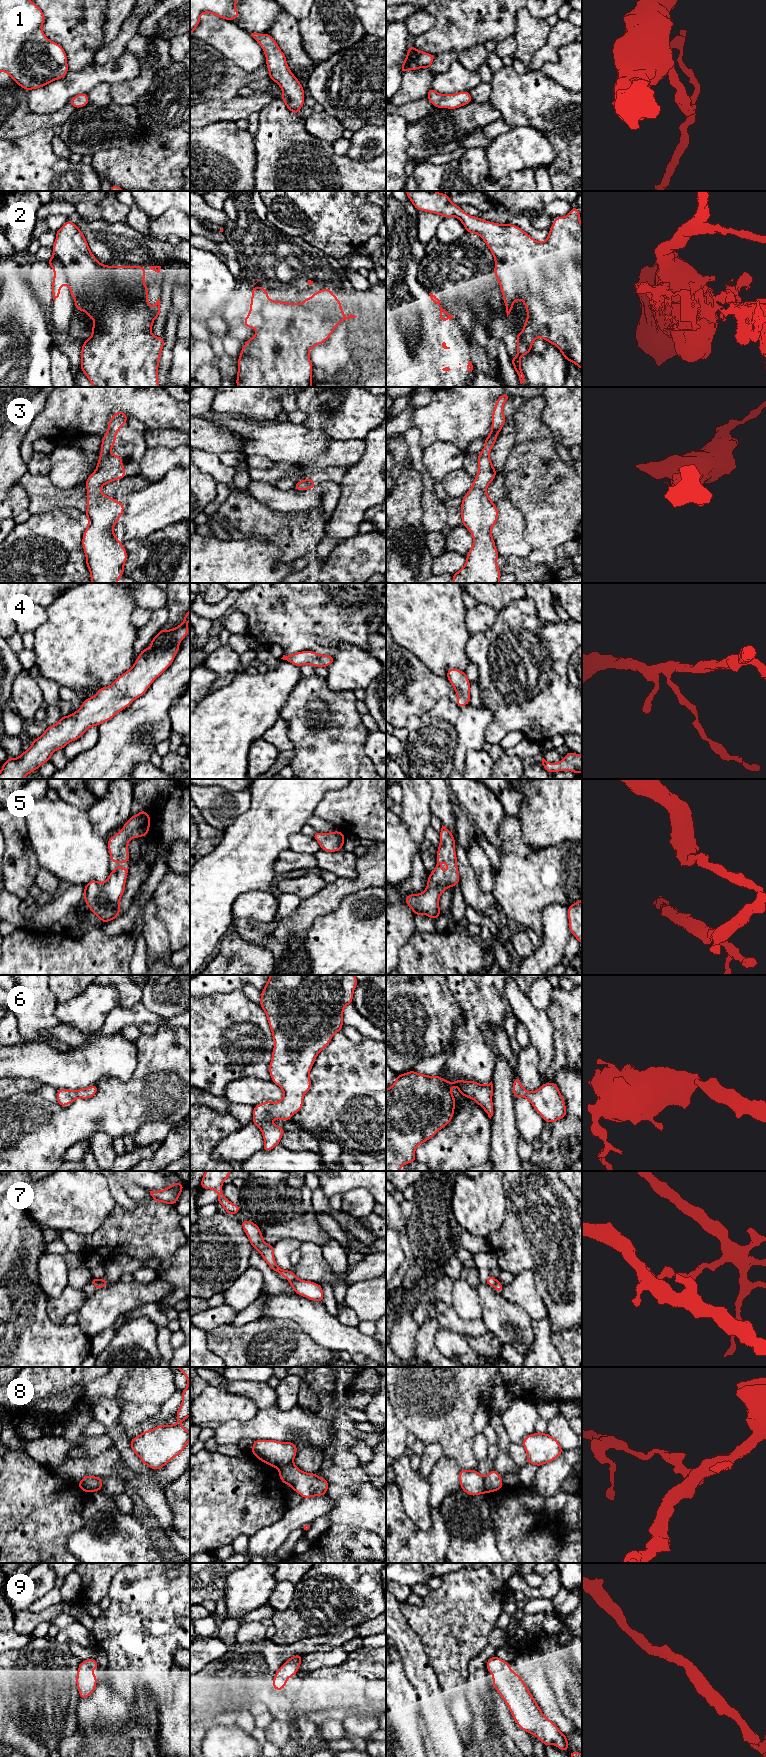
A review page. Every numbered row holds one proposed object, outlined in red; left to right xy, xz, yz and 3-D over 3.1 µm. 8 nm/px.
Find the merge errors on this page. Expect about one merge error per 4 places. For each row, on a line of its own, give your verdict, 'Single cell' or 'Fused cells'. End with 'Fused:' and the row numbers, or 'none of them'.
1: Single cell
2: Fused cells
3: Single cell
4: Single cell
5: Single cell
6: Single cell
7: Fused cells
8: Fused cells
9: Single cell
Fused: 2, 7, 8

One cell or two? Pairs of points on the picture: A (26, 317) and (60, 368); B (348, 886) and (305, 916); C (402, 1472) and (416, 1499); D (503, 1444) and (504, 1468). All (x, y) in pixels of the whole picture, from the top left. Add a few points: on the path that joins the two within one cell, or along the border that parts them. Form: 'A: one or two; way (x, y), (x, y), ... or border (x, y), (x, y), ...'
A: two; border (53, 345), (50, 349), (50, 376)
B: one; way (337, 891), (325, 902), (316, 905)
C: one; way (406, 1479), (414, 1488), (414, 1492)
D: one; way (503, 1450), (503, 1462)

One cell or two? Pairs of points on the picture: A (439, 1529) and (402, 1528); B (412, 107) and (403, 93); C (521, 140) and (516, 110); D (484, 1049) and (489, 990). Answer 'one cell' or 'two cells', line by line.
A: one cell
B: two cells
C: two cells
D: one cell

